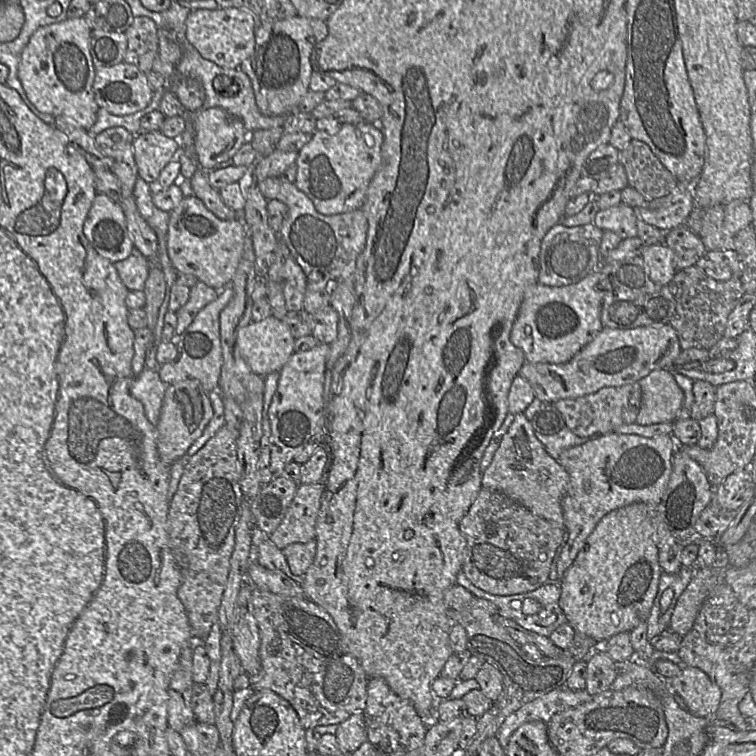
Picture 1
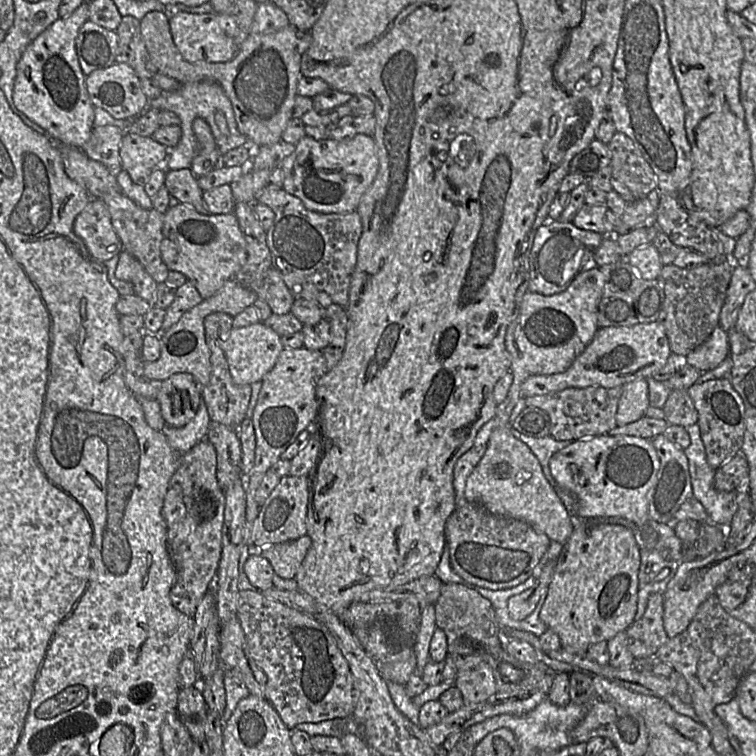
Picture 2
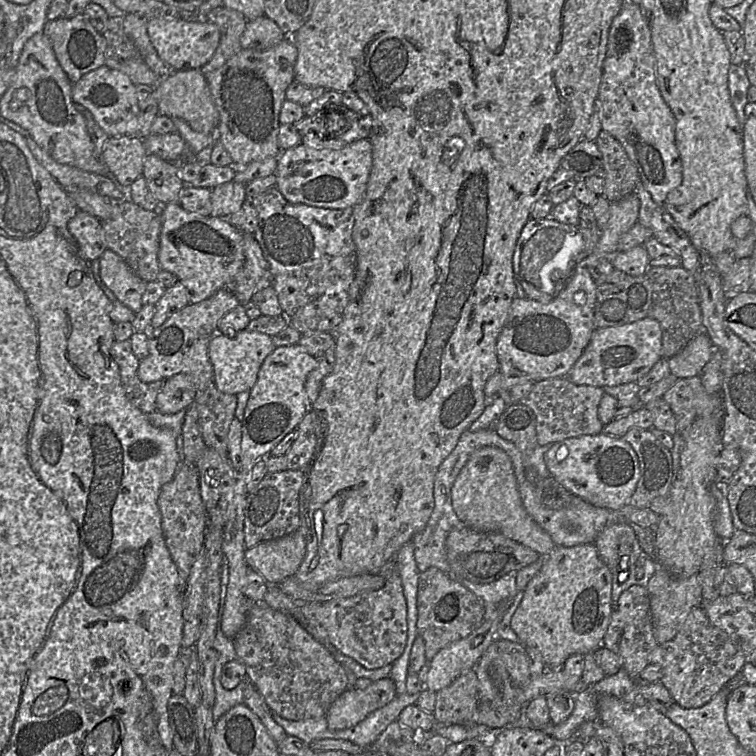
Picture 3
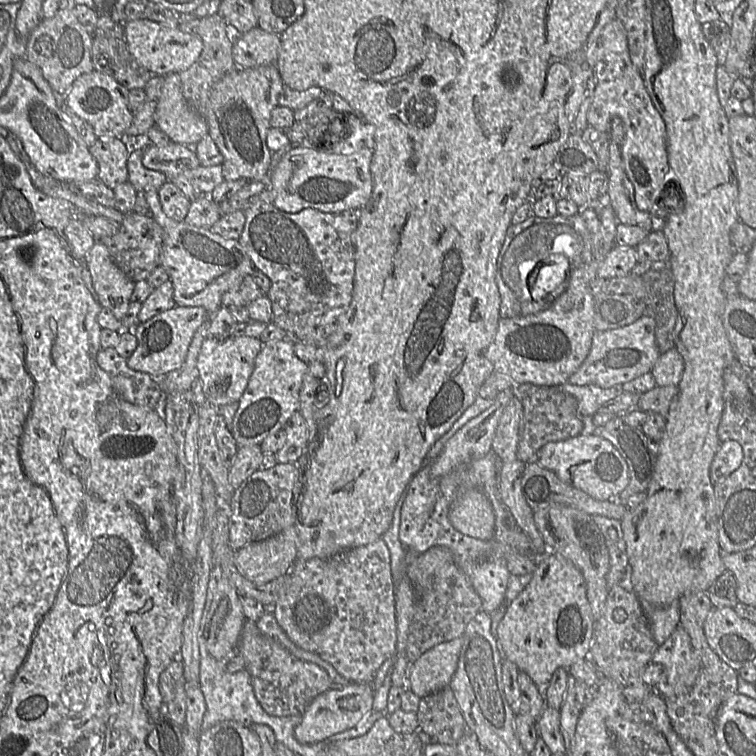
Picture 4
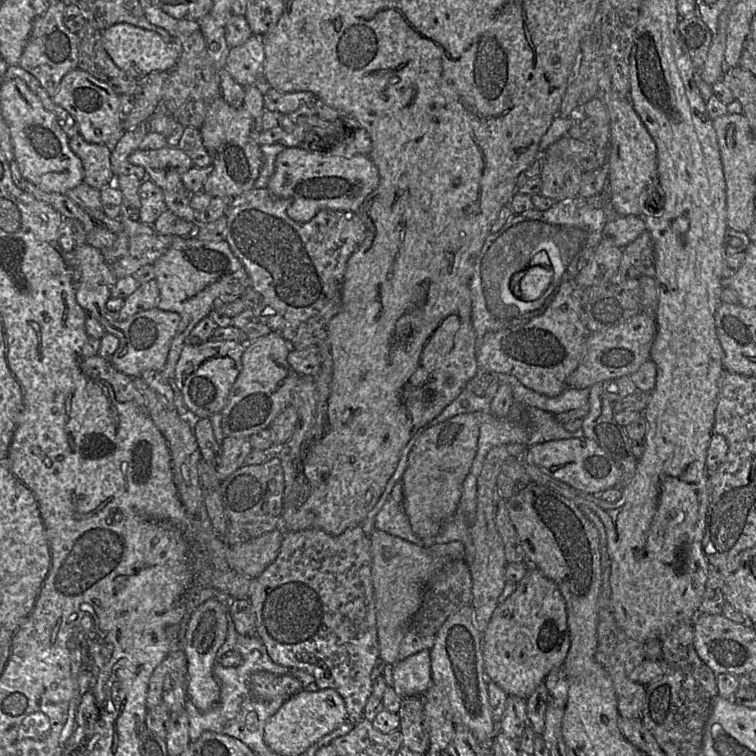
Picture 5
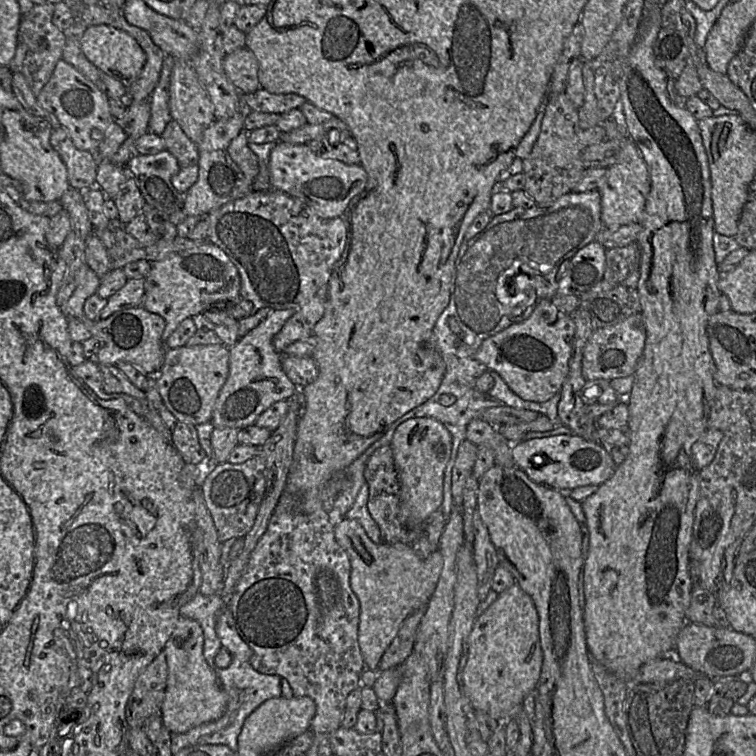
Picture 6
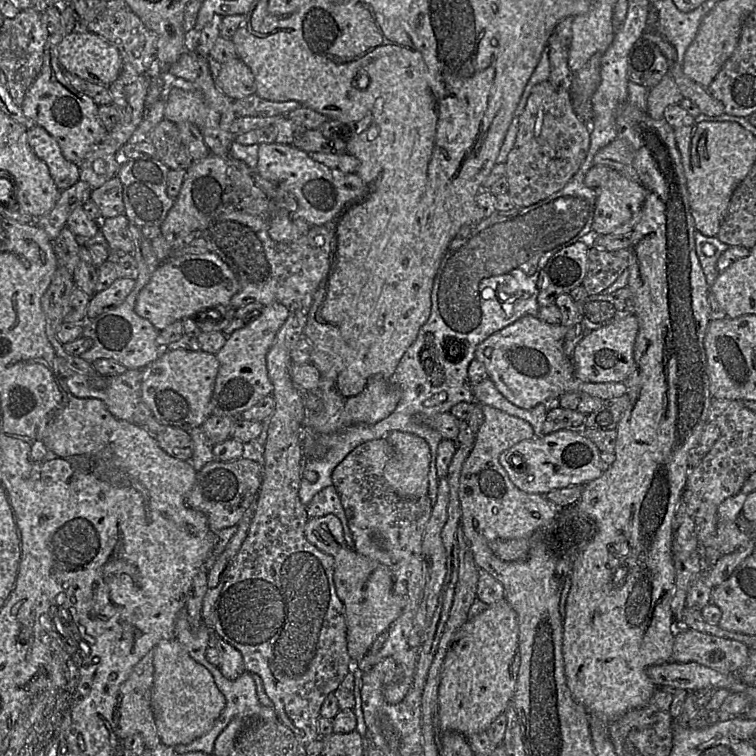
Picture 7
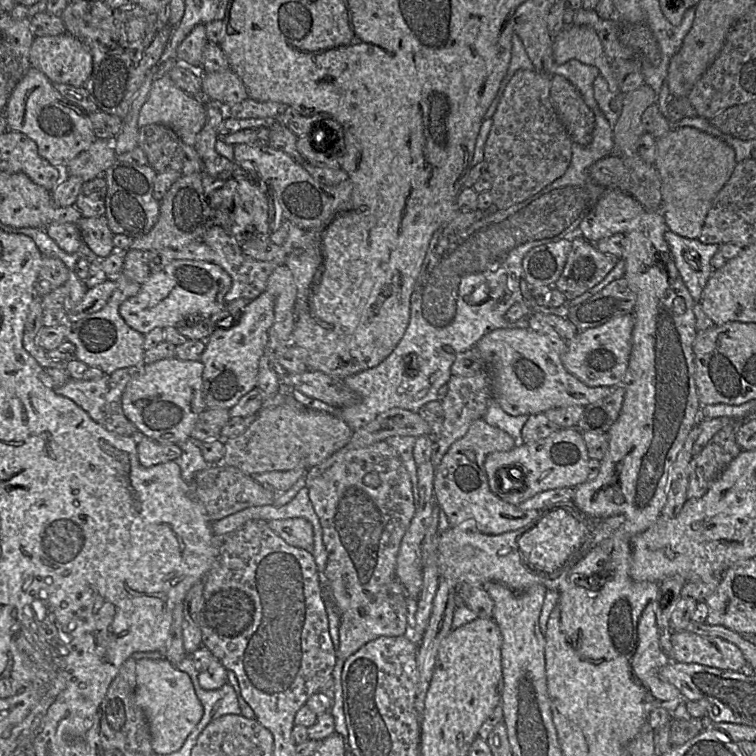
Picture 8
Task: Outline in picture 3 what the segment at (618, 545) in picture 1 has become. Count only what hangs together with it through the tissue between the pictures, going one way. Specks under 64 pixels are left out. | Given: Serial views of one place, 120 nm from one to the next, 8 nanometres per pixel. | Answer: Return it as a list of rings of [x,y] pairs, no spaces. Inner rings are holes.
[[[585,543],[575,545],[571,547],[557,546],[551,553],[545,558],[545,561],[536,576],[529,581],[525,589],[523,590],[523,597],[515,610],[511,620],[510,627],[518,637],[518,642],[522,643],[527,648],[534,647],[538,649],[543,657],[546,671],[561,669],[564,662],[574,654],[592,654],[602,644],[604,635],[607,631],[611,615],[614,609],[614,603],[612,601],[612,580],[613,575],[605,563],[601,560],[596,545],[594,543]]]

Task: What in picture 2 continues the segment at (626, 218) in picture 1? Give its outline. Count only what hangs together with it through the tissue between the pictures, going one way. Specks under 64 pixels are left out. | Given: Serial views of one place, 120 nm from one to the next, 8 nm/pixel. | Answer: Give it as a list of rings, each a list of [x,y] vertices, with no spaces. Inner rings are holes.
[[[584,205],[572,222],[577,228],[600,233],[604,236],[625,235],[627,227],[605,205]]]

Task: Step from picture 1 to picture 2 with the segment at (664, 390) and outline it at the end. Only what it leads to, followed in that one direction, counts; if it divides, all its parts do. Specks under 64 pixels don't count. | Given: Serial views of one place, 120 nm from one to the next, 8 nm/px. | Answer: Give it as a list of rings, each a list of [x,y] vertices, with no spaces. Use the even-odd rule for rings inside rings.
[[[639,379],[624,385],[616,413],[617,426],[639,420],[645,416],[649,407],[647,379]]]

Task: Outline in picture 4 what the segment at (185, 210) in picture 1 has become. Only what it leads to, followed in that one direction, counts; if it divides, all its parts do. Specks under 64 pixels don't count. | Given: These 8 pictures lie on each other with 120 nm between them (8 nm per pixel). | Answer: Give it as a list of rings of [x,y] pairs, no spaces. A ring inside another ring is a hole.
[[[158,191],[145,194],[151,215],[163,230],[159,266],[169,275],[174,288],[176,306],[203,307],[213,316],[221,306],[222,295],[237,286],[254,269],[249,257],[238,240],[228,240],[203,228],[177,221],[162,210]]]

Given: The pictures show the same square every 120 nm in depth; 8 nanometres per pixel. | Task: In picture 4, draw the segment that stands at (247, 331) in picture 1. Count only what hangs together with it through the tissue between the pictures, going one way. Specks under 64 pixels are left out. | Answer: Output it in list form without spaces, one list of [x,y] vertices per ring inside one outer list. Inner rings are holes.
[[[248,336],[205,338],[197,359],[197,371],[206,401],[217,408],[238,402],[247,387],[262,346],[259,338]]]

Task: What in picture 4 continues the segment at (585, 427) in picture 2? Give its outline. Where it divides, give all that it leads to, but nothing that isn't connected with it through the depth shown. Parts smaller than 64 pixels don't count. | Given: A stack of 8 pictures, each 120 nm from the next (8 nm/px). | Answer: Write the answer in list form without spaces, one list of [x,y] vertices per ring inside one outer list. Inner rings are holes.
[[[520,384],[514,386],[514,396],[523,408],[523,427],[517,446],[517,457],[524,463],[533,461],[538,450],[548,442],[565,440],[580,435],[586,419],[578,411],[575,397],[561,387]]]

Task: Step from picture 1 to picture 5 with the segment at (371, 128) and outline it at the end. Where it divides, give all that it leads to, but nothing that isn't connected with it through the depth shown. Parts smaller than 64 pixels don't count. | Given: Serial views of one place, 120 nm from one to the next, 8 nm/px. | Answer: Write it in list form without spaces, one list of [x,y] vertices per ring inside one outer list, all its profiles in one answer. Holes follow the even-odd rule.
[[[286,147],[276,157],[275,170],[267,188],[277,198],[293,199],[286,212],[294,221],[304,222],[325,209],[358,212],[378,182],[378,171],[369,155],[343,157],[299,147]]]

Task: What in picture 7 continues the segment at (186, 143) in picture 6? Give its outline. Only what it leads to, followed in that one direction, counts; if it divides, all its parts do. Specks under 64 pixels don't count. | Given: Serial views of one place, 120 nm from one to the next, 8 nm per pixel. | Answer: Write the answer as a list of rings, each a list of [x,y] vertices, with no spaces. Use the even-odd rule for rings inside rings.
[[[162,119],[150,132],[148,140],[156,149],[155,157],[170,170],[188,170],[194,162],[183,144],[177,125]]]

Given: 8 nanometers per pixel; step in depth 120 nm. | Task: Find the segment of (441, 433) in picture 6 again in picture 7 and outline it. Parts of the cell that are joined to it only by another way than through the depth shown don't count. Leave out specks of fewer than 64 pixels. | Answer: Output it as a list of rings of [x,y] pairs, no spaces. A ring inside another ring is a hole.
[[[392,431],[386,437],[393,447],[393,456],[384,468],[384,478],[397,495],[403,498],[419,498],[428,494],[431,451],[423,438],[401,431]]]

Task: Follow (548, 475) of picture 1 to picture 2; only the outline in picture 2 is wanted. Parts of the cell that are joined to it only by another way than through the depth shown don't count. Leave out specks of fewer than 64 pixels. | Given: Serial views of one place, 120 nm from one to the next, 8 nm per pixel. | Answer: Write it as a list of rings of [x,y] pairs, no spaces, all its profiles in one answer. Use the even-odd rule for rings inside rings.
[[[520,398],[507,423],[493,430],[482,458],[466,479],[464,497],[467,502],[478,504],[494,515],[524,521],[551,541],[564,544],[574,530],[571,516],[545,477],[536,456],[512,431],[511,423],[524,407],[524,399]]]

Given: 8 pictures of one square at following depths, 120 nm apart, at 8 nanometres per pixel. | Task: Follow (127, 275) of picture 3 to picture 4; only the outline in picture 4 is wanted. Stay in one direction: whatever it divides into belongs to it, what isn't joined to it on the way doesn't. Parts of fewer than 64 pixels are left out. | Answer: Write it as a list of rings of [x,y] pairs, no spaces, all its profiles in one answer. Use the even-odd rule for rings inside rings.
[[[96,242],[83,259],[91,273],[97,301],[122,319],[131,302],[135,282],[115,264],[102,242]]]

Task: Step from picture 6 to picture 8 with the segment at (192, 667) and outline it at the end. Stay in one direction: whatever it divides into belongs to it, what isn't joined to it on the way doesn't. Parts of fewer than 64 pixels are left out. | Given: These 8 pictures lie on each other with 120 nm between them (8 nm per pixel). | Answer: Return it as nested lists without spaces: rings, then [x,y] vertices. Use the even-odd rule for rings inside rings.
[[[165,658],[137,660],[135,668],[136,702],[148,721],[153,752],[169,754],[178,751],[203,716],[203,707],[191,678]]]

